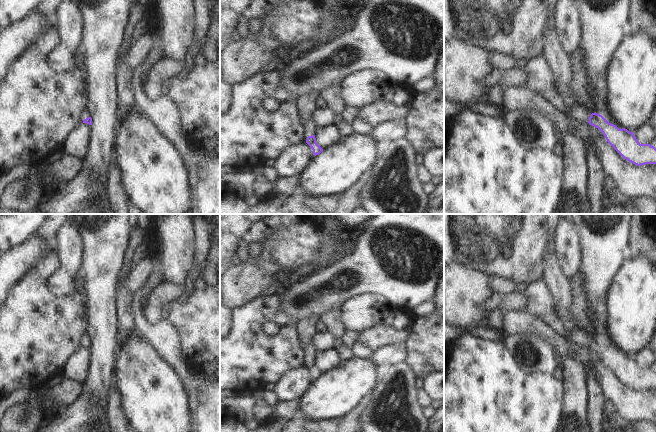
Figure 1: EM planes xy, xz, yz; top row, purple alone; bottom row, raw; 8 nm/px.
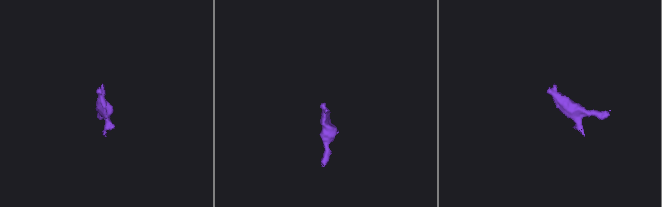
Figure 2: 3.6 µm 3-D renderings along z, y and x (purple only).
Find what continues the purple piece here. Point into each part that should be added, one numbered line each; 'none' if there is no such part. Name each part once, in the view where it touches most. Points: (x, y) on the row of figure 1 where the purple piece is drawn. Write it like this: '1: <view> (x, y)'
1: yz (541, 78).

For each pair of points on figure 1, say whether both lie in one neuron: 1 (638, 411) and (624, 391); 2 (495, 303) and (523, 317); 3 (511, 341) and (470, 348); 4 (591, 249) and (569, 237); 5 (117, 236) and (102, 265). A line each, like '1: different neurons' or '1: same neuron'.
1: same neuron
2: different neurons
3: different neurons
4: different neurons
5: same neuron

